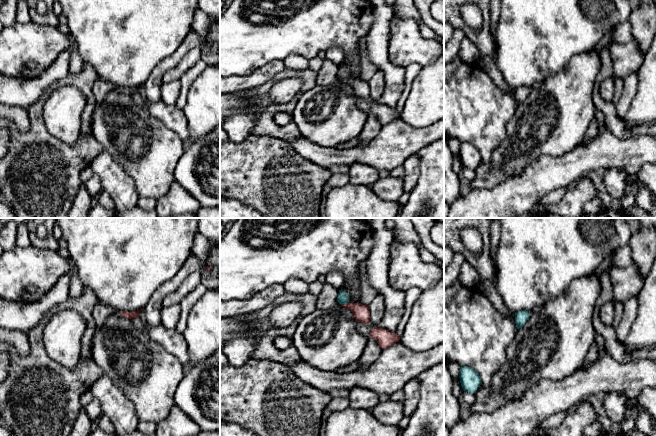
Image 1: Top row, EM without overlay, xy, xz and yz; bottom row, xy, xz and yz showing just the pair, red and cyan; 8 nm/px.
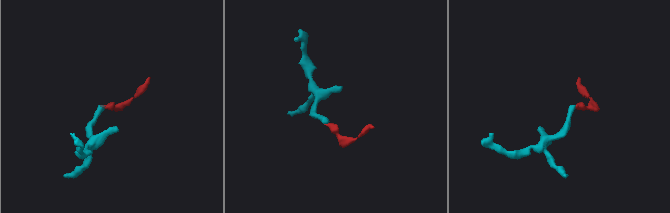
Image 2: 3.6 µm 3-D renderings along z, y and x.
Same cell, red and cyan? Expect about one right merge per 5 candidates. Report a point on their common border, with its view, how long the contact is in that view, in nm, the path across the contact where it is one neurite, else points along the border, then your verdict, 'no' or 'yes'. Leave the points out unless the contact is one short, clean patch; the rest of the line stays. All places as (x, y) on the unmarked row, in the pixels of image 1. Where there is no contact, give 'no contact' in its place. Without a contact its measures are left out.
contact xz (344, 80); length 60 nm; way xz (361, 89), (356, 84), (344, 80), (343, 74); yes

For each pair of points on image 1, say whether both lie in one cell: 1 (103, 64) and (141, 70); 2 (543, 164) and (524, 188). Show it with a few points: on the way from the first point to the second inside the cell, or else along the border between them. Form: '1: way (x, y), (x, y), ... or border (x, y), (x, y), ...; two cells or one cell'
1: way (112, 64), (132, 64); one cell
2: way (542, 170), (530, 182); one cell

